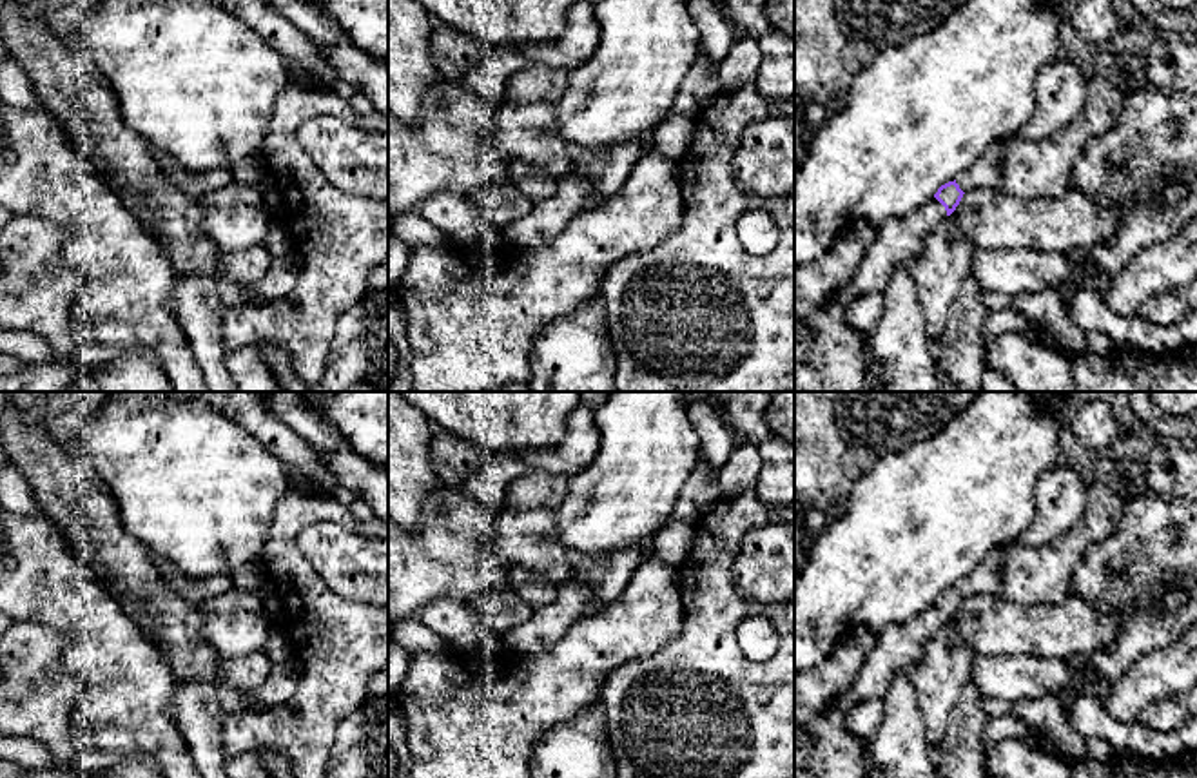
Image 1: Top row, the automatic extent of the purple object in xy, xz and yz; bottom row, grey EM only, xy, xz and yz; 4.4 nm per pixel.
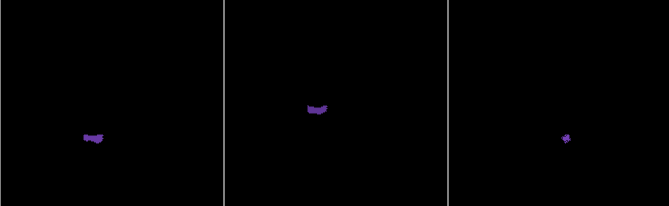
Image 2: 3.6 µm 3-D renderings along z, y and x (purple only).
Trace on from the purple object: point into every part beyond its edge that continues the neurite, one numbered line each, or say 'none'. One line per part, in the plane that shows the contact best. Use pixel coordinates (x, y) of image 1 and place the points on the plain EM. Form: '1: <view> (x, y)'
1: yz (985, 579)
2: yz (898, 648)

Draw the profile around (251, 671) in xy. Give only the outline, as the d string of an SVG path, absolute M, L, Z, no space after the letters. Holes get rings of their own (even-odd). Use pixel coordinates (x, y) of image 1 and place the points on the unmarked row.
M256 651L241 658L219 658L218 671L219 678L230 687L243 691L256 691L270 676L274 664L265 651Z

